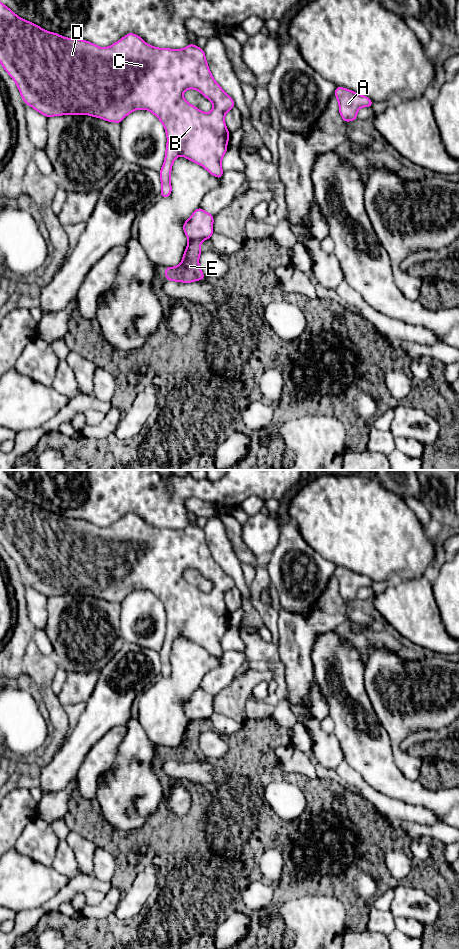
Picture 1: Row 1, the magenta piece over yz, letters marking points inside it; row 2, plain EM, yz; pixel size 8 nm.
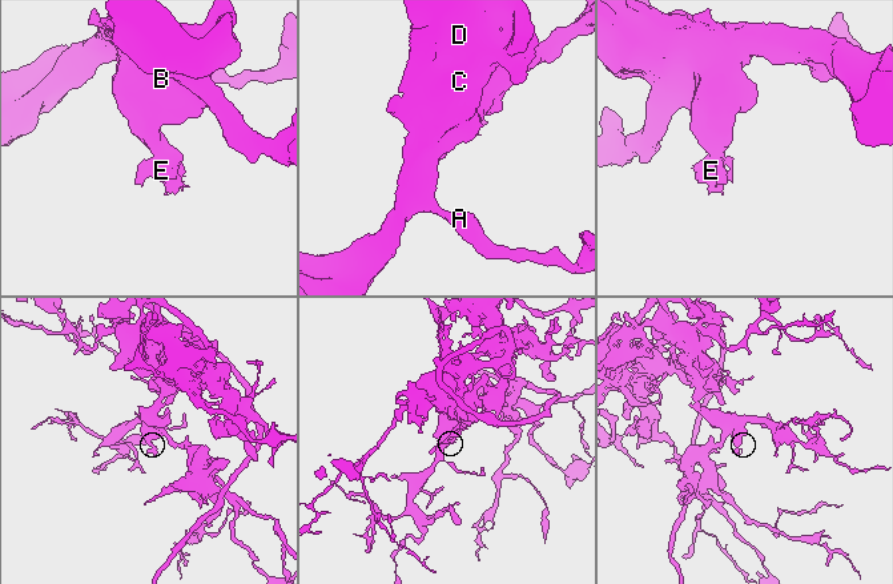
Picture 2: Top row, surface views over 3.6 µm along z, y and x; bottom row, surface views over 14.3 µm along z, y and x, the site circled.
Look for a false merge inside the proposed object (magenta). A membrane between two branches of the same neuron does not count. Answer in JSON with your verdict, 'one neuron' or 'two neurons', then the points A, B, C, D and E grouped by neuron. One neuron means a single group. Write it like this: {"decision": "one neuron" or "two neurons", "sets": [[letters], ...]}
{"decision": "two neurons", "sets": [["A", "B", "C", "D"], ["E"]]}

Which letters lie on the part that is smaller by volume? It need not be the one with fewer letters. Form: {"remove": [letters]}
{"remove": ["E"]}

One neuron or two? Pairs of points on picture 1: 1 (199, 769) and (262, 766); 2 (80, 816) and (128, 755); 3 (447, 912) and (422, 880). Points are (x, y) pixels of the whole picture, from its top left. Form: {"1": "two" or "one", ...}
{"1": "one", "2": "two", "3": "one"}

